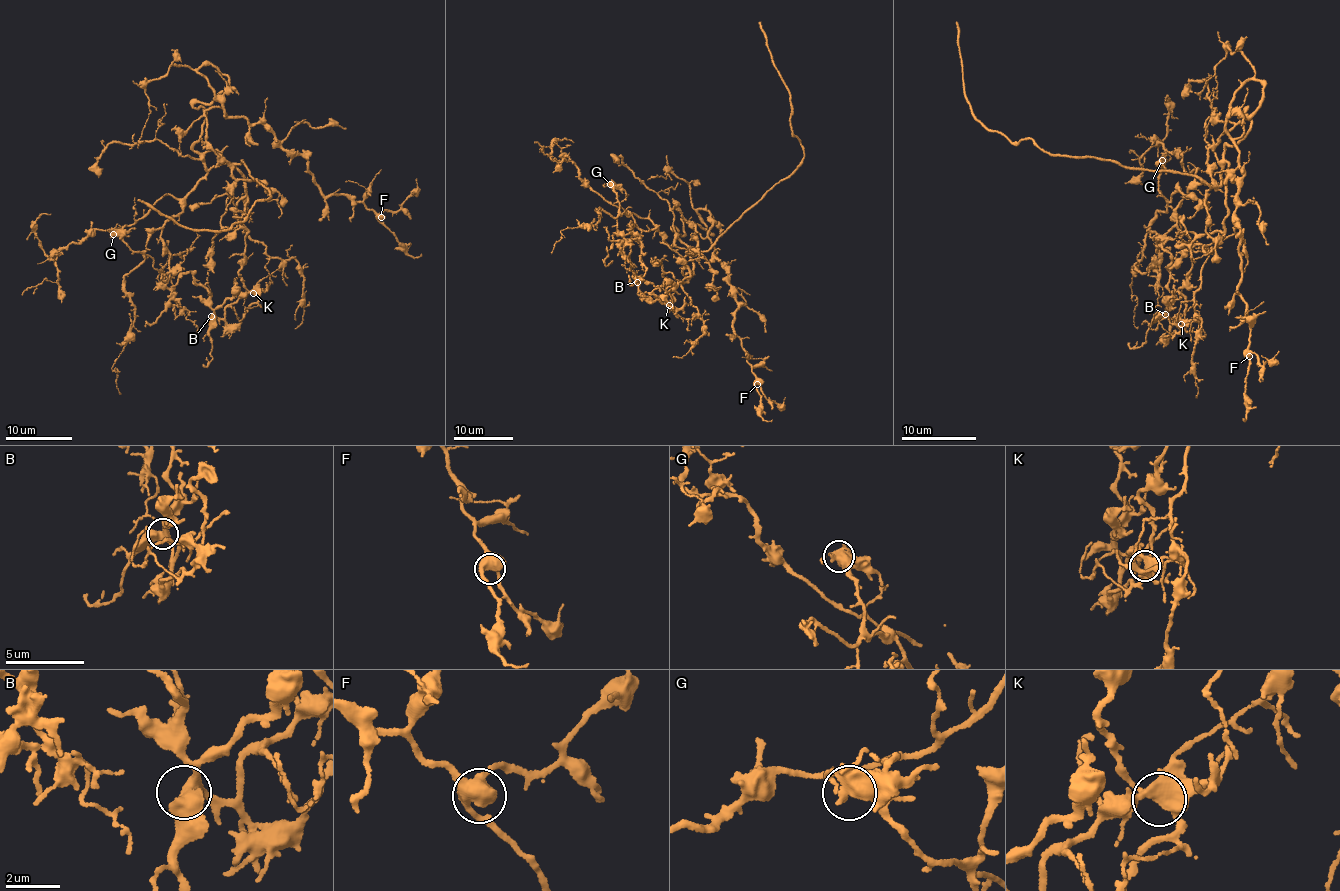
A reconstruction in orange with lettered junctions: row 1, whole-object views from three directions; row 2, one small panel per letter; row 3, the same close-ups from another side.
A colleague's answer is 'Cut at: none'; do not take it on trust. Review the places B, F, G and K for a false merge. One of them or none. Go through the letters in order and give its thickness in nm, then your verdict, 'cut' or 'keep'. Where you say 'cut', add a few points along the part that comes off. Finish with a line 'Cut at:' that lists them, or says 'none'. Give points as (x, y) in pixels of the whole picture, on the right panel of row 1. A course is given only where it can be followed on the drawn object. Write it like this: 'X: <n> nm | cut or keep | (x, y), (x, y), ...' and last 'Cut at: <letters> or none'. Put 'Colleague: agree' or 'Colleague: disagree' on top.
Colleague: agree
B: 440 nm | keep
F: 480 nm | keep
G: 440 nm | keep
K: 440 nm | keep
Cut at: none

